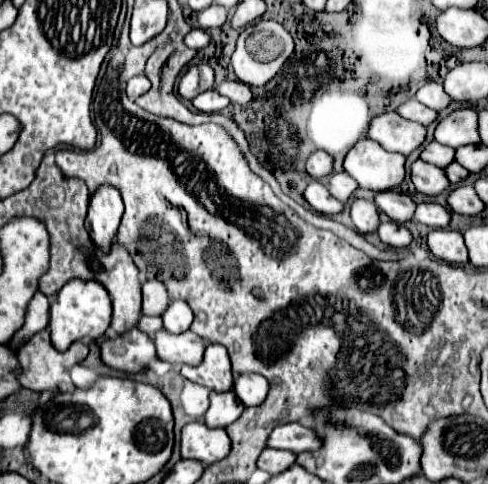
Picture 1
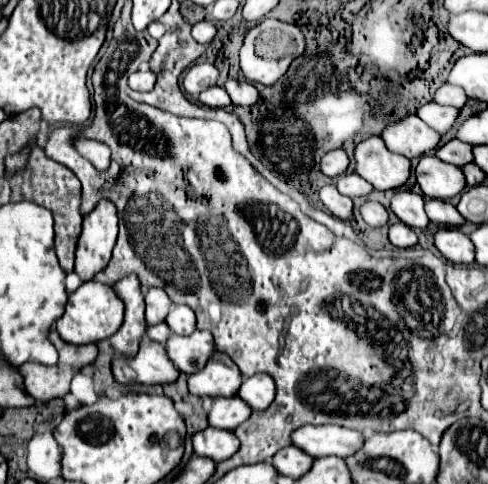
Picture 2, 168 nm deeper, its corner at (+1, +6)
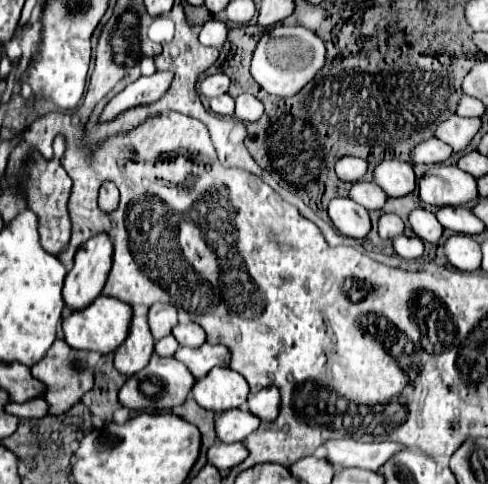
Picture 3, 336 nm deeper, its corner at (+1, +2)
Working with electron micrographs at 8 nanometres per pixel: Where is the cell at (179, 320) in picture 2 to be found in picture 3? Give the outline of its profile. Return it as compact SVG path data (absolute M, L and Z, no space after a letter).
M195 322L189 324L177 324L173 328L173 336L181 346L189 346L189 348L199 348L201 344L205 344L207 336L205 330L201 326L197 326Z

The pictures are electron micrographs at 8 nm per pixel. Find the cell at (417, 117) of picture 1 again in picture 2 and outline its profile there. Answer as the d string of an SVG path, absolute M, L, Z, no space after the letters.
M427 102L417 110L417 116L425 124L429 124L433 130L437 130L439 134L445 134L453 126L457 114L459 114L457 108L441 106L441 104L435 104L435 102Z

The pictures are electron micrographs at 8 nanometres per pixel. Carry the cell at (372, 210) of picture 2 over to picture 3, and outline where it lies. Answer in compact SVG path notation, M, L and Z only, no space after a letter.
M383 214L379 218L379 236L385 240L393 240L397 236L401 236L405 230L405 224L399 216L395 214Z

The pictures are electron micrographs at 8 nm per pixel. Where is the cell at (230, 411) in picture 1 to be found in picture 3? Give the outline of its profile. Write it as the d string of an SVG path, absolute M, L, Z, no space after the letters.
M235 408L221 412L215 422L217 438L221 442L243 442L249 434L253 434L259 428L261 420L253 416L245 408Z

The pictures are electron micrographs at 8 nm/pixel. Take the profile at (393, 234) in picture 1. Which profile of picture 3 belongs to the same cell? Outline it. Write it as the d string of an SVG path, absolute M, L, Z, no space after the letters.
M399 236L393 242L393 248L405 260L417 260L423 256L423 242L417 236Z

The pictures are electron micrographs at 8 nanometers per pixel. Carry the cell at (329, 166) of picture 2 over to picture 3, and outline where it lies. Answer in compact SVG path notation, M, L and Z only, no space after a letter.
M341 158L335 166L337 170L337 176L343 180L343 182L359 182L363 180L363 176L367 174L369 170L369 164L367 160L363 158Z

